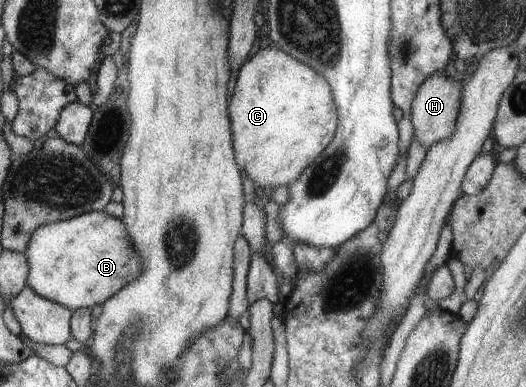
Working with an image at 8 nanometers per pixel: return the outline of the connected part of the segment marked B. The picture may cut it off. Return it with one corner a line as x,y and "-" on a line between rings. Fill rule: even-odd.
105,210
40,225
31,234
24,254
29,266
26,286
38,296
71,311
103,304
143,271
141,258
132,246
124,223

